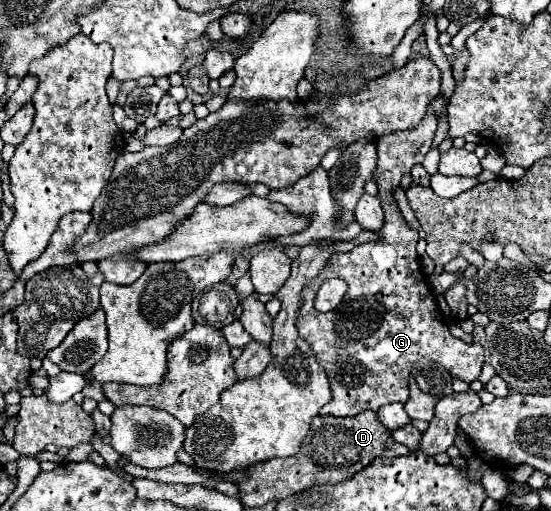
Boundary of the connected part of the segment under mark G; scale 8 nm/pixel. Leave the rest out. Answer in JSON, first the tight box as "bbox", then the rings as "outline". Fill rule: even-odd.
{"bbox":[297,110,483,416],"outline":[[[427,110],[419,130],[405,130],[381,136],[377,142],[379,164],[373,180],[379,184],[379,198],[387,214],[385,226],[379,232],[381,240],[355,246],[351,252],[337,252],[331,256],[327,268],[303,292],[303,306],[297,318],[297,330],[315,352],[317,362],[327,370],[331,382],[331,402],[321,408],[321,414],[355,416],[363,410],[379,410],[385,404],[405,404],[409,396],[409,374],[417,358],[427,356],[445,370],[465,382],[473,382],[481,374],[483,346],[465,344],[451,336],[443,316],[437,310],[435,296],[421,272],[417,260],[419,234],[407,226],[393,198],[393,188],[411,166],[421,164],[431,148],[437,130],[437,118]],[[327,278],[341,278],[347,282],[345,308],[333,312],[317,312],[313,298],[317,288]]]}

